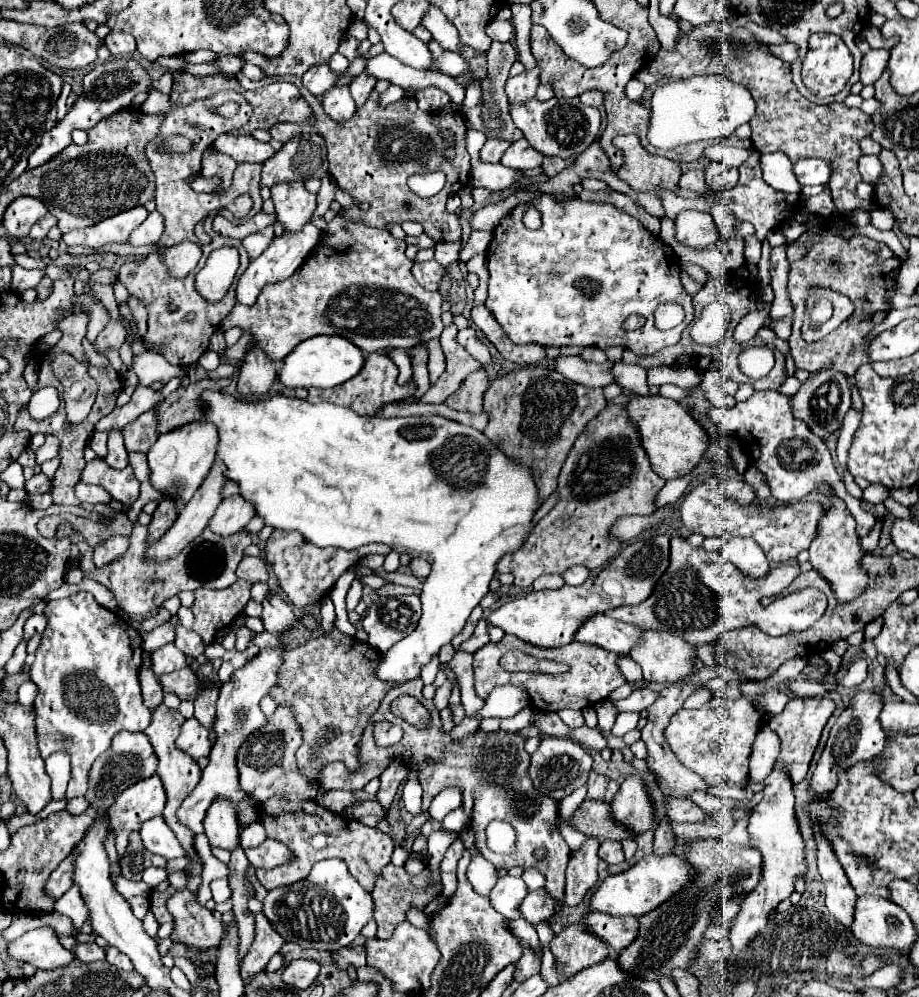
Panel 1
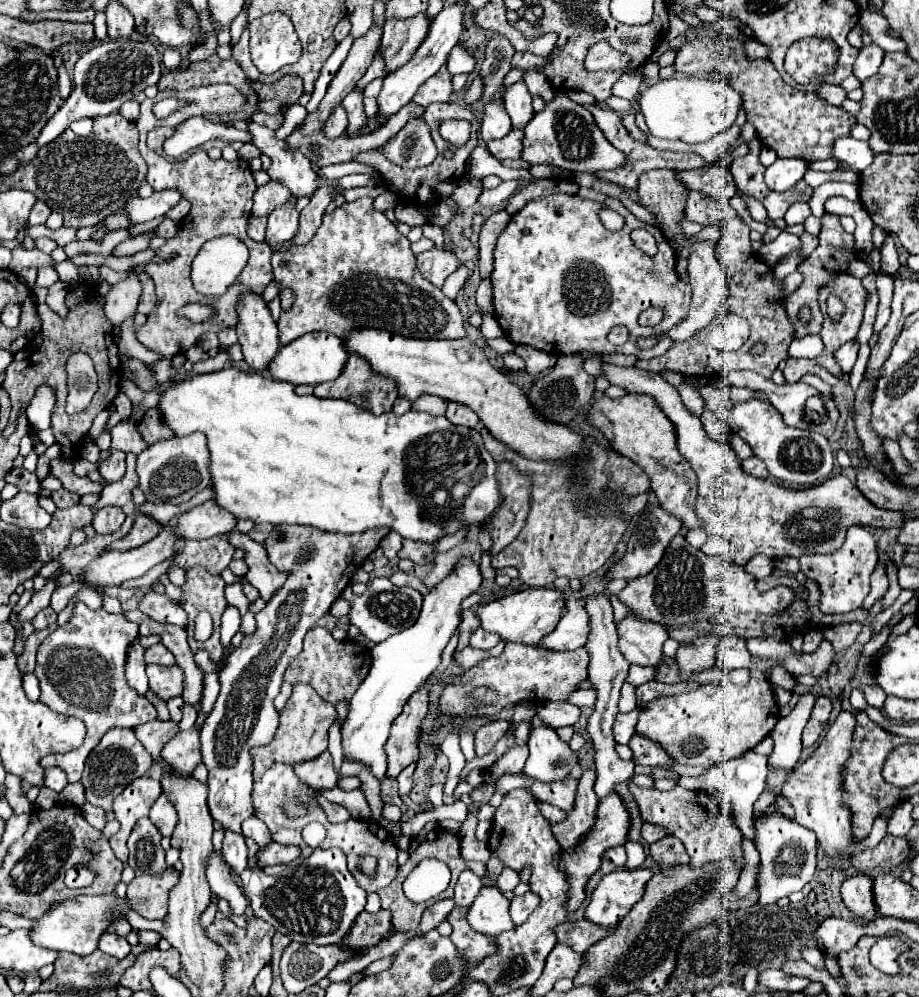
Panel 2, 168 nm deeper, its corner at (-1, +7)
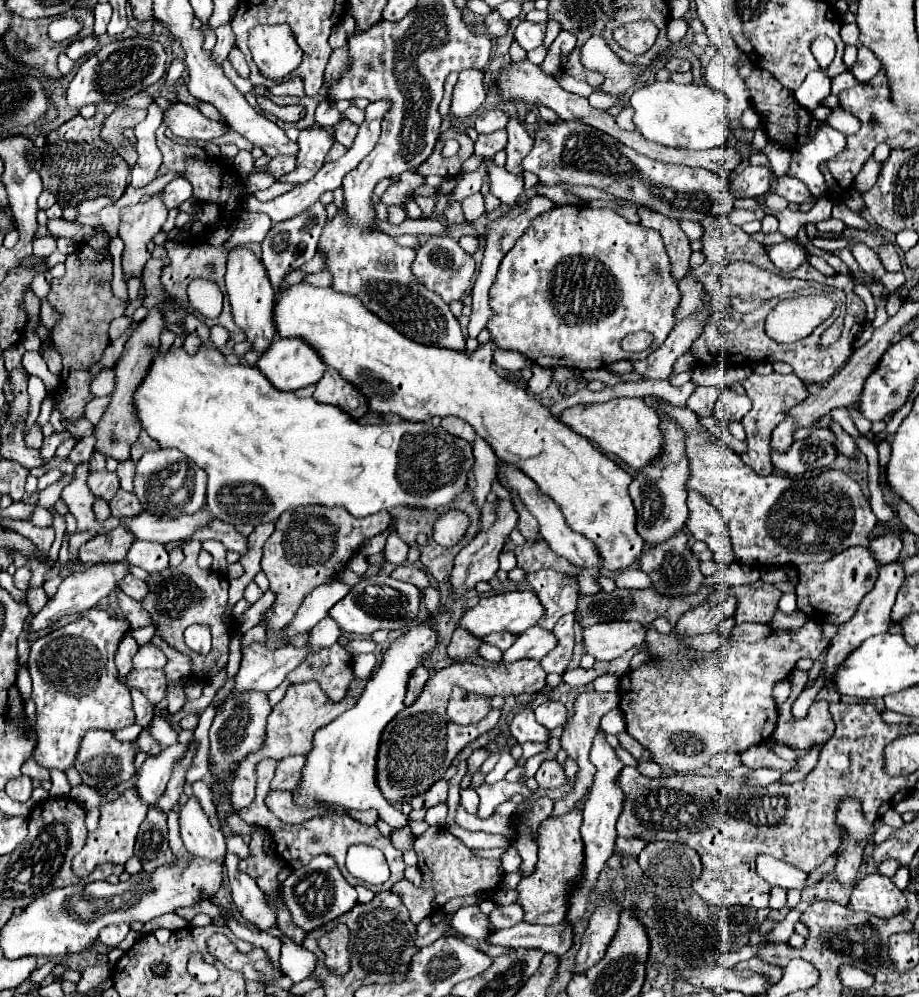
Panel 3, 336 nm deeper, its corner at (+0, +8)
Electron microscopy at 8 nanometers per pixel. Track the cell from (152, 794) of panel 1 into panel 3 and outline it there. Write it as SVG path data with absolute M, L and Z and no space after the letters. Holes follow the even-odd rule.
M135 788L127 790L125 794L121 794L113 802L103 802L101 804L101 816L99 816L97 830L87 834L85 846L73 858L73 872L77 872L77 876L87 876L97 864L106 862L125 864L133 856L135 838L137 838L137 832L139 832L139 826L141 826L145 814L147 814L147 808L137 800Z

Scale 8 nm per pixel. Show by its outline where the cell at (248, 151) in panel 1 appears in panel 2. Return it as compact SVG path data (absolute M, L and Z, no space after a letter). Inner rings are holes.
M190 117L188 121L180 123L176 127L176 133L164 143L164 153L168 157L180 159L190 149L200 147L206 141L242 141L242 143L252 143L252 133L250 131L240 131L236 127L226 127L226 125L216 125L206 121L204 117Z

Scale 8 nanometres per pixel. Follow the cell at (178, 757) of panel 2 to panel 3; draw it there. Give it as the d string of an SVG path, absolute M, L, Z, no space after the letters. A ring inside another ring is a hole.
M171 744L161 752L161 756L147 758L145 764L141 766L135 788L139 798L147 806L153 806L165 792L165 784L169 782L173 764L177 762L177 756L181 756L181 752L185 752L183 744Z

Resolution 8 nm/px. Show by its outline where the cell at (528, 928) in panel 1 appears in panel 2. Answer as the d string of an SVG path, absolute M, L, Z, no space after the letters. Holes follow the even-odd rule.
M496 887L480 889L468 911L468 923L474 931L486 933L488 937L498 937L504 931L516 929L510 919L510 899L506 899Z

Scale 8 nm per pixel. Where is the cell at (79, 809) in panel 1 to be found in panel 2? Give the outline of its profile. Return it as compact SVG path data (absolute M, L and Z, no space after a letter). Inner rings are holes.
M74 783L74 785L66 785L66 787L60 791L60 801L62 801L62 803L68 803L68 805L76 805L76 807L82 807L82 805L86 803L82 785L80 785L80 783Z

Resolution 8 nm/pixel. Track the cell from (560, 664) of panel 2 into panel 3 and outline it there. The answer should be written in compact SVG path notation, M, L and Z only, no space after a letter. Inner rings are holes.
M517 660L517 664L505 664L499 662L495 668L489 666L481 666L481 664L473 664L473 662L453 662L447 668L441 668L437 672L431 674L431 678L425 682L423 692L419 694L419 698L411 704L405 706L387 726L385 732L381 734L381 742L379 742L379 752L377 752L377 786L383 792L383 796L389 802L403 802L409 800L413 796L419 796L423 792L427 792L437 780L441 780L445 776L445 772L449 770L453 758L465 748L469 746L473 740L477 740L481 734L489 732L497 722L499 722L499 710L489 712L489 716L477 724L469 724L469 726L451 726L451 720L445 714L447 708L447 698L453 690L453 686L459 686L463 690L467 690L469 694L477 696L477 698L487 698L487 696L509 696L509 694L537 694L545 688L545 670L541 668L541 664L537 660Z

